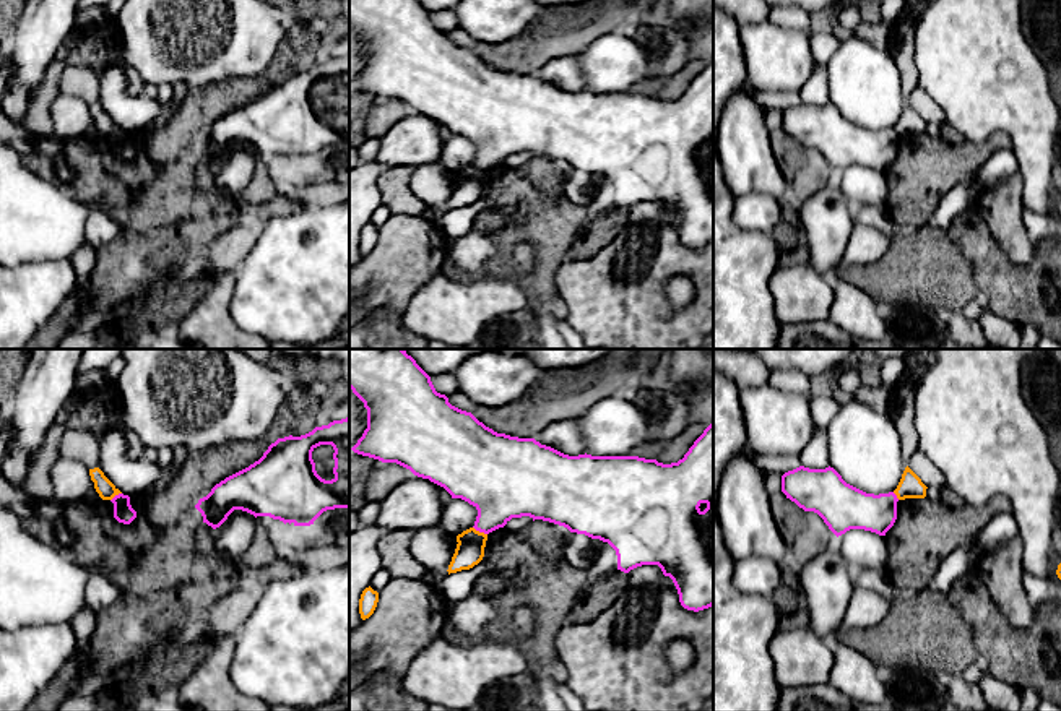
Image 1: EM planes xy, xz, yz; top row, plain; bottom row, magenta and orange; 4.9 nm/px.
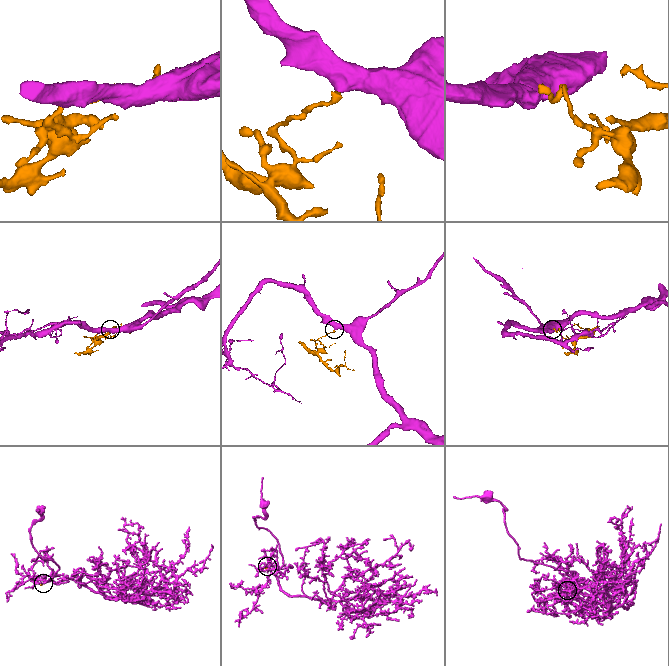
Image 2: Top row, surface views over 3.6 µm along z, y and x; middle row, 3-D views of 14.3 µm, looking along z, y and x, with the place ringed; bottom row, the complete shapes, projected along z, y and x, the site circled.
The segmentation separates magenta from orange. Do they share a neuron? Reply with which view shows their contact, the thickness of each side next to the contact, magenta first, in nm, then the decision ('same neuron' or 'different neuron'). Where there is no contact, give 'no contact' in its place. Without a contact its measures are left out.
xz | 320/140 nm | different neuron

